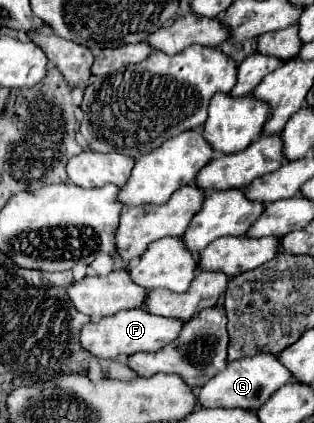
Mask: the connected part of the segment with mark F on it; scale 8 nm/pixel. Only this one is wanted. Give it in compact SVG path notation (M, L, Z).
M144 308L122 310L114 316L106 316L100 322L90 322L82 330L82 346L96 354L98 358L114 358L118 354L136 354L136 352L156 352L166 344L174 342L182 332L186 320L180 318L164 318L152 314Z

